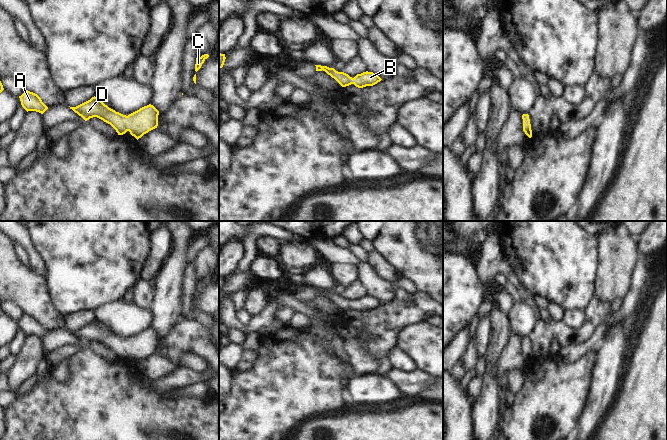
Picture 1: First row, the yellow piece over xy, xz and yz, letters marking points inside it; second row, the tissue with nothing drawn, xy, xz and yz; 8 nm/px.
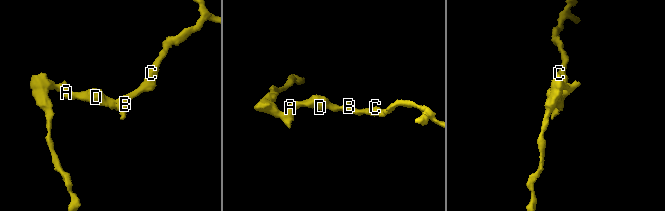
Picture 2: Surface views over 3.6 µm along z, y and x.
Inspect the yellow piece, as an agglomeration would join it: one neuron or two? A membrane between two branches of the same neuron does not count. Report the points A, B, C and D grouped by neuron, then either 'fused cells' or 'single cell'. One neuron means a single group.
A B C D; single cell

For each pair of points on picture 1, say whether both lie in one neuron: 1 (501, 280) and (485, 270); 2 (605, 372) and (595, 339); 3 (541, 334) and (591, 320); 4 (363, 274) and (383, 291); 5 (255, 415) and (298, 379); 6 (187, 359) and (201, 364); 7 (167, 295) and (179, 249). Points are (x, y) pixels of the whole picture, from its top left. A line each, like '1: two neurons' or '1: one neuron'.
1: two neurons
2: two neurons
3: one neuron
4: one neuron
5: one neuron
6: one neuron
7: one neuron

